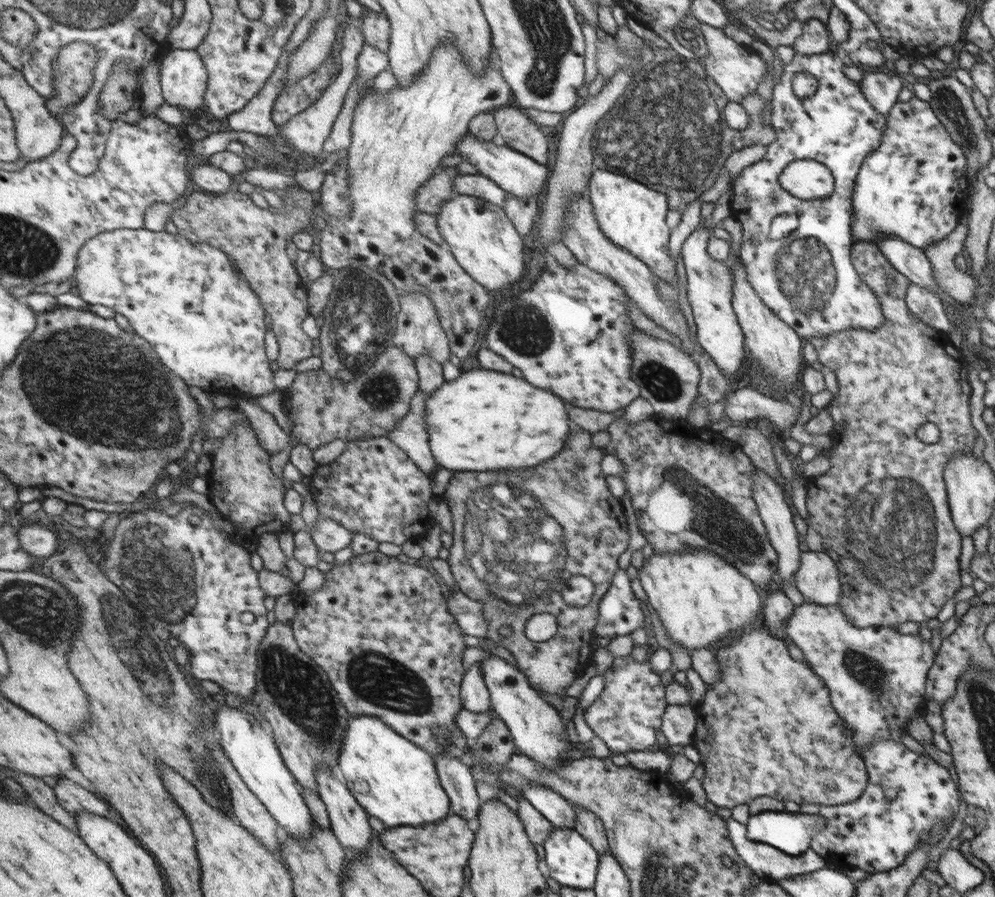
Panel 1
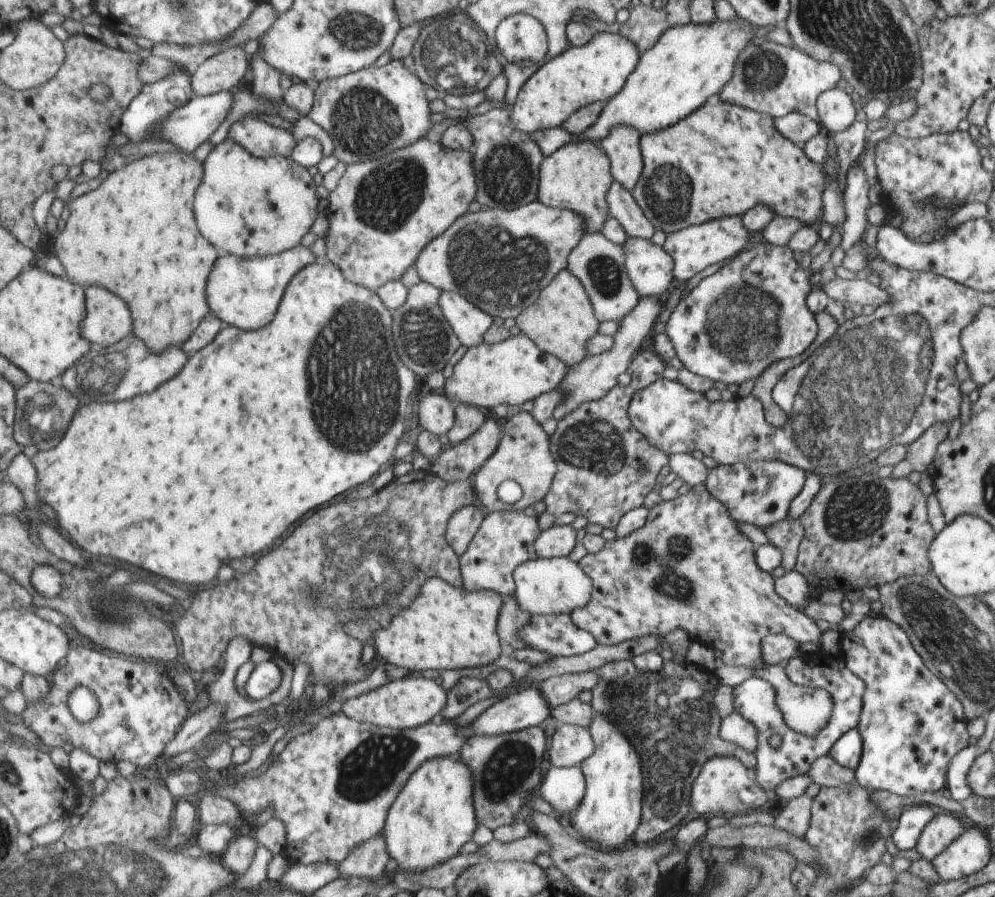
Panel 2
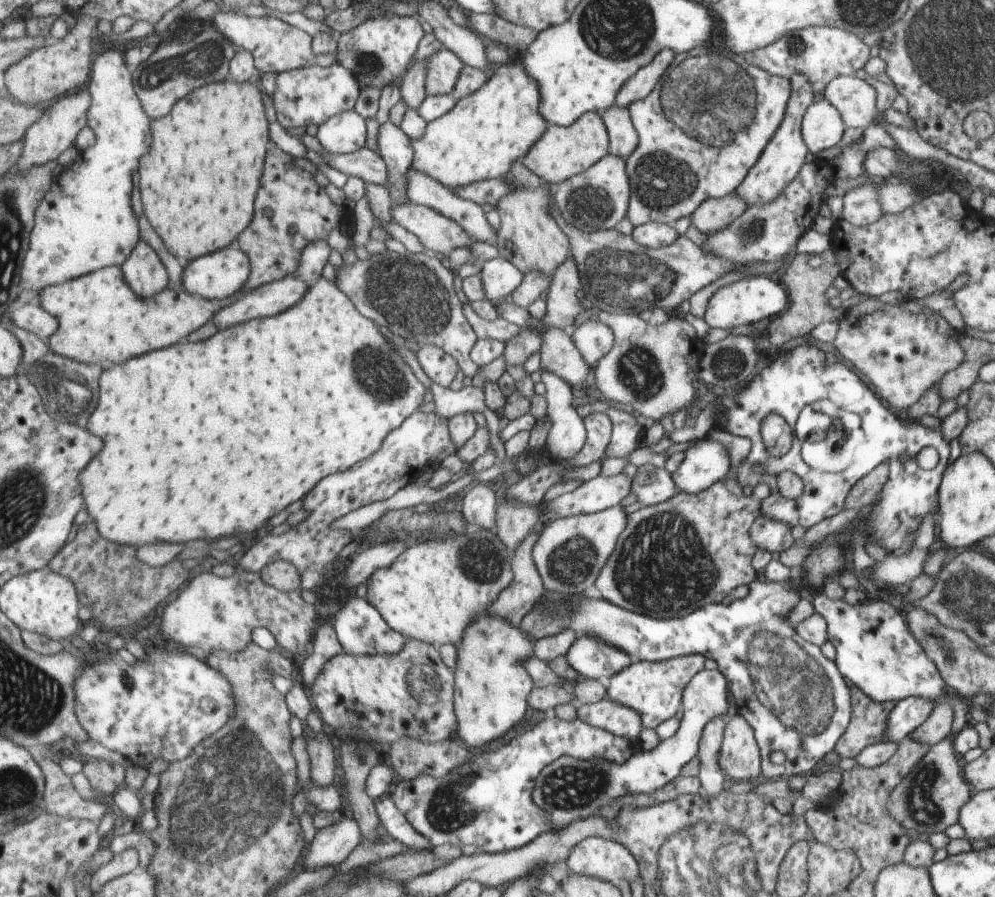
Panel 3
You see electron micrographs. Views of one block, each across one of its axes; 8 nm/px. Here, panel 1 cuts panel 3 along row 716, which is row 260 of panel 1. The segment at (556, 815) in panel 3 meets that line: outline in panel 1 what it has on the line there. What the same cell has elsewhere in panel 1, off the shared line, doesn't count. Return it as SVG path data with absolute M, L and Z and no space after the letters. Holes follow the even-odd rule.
M702 224L684 241L681 254L687 274L688 302L692 307L700 346L714 359L723 374L734 380L744 358L744 333L733 309L734 280L729 261L714 260L707 251L711 225Z

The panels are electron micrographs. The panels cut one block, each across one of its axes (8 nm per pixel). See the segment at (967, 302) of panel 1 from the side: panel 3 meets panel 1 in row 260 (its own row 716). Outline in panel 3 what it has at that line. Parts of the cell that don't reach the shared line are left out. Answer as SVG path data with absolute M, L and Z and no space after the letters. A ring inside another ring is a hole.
M947 699L940 700L926 719L916 730L910 734L913 739L934 746L945 736L952 733L955 712Z

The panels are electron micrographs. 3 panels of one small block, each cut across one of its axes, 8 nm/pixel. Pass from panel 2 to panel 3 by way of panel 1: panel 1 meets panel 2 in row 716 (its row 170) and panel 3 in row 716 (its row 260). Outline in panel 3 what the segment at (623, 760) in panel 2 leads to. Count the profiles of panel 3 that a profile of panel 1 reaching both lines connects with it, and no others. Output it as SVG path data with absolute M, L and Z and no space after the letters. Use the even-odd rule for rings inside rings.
M701 654L682 655L658 662L633 661L624 671L608 678L606 697L641 713L643 728L656 728L660 722L664 723L665 720L676 716L680 702L684 702L682 698L684 686L695 674L704 670L704 662L706 658Z

